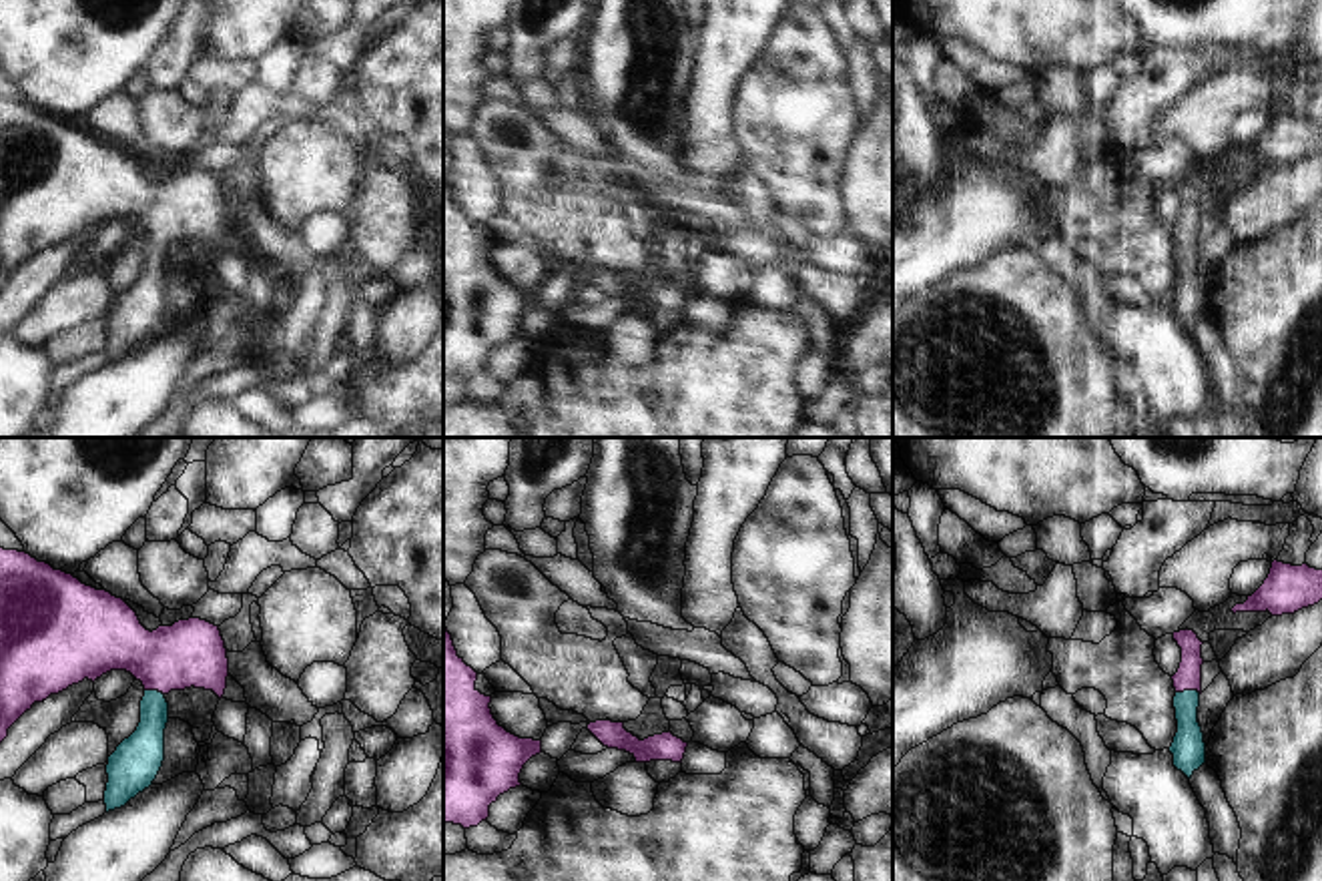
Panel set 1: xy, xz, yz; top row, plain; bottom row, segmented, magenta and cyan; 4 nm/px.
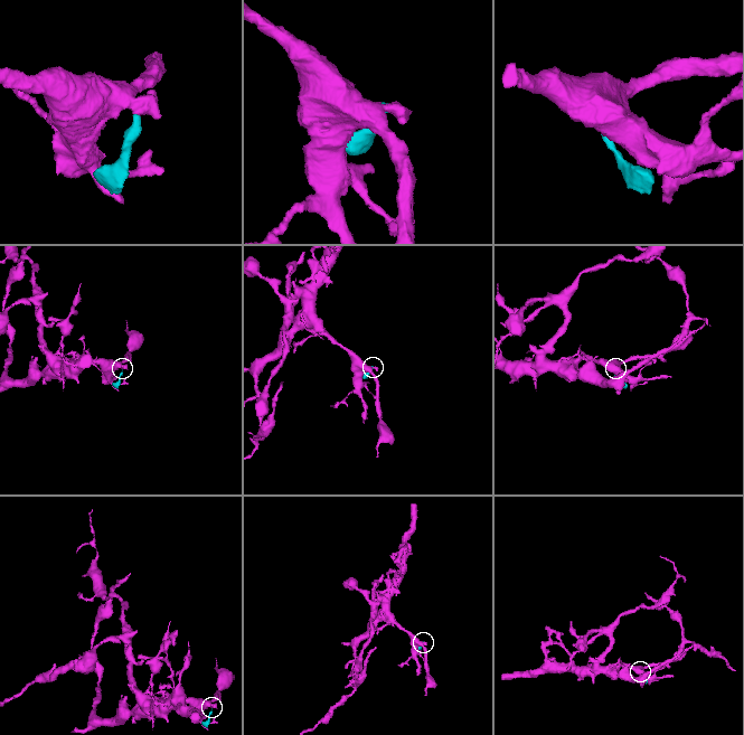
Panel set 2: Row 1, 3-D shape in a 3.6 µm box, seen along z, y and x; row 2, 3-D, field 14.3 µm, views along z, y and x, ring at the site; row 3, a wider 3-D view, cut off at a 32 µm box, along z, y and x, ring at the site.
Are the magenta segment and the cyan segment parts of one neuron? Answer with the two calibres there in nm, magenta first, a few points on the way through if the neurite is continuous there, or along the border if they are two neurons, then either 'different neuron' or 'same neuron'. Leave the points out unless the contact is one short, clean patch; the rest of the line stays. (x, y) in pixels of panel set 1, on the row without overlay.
calibres 110 and 140 nm; way yz (1188, 227), (1188, 239), (1188, 298); same neuron

